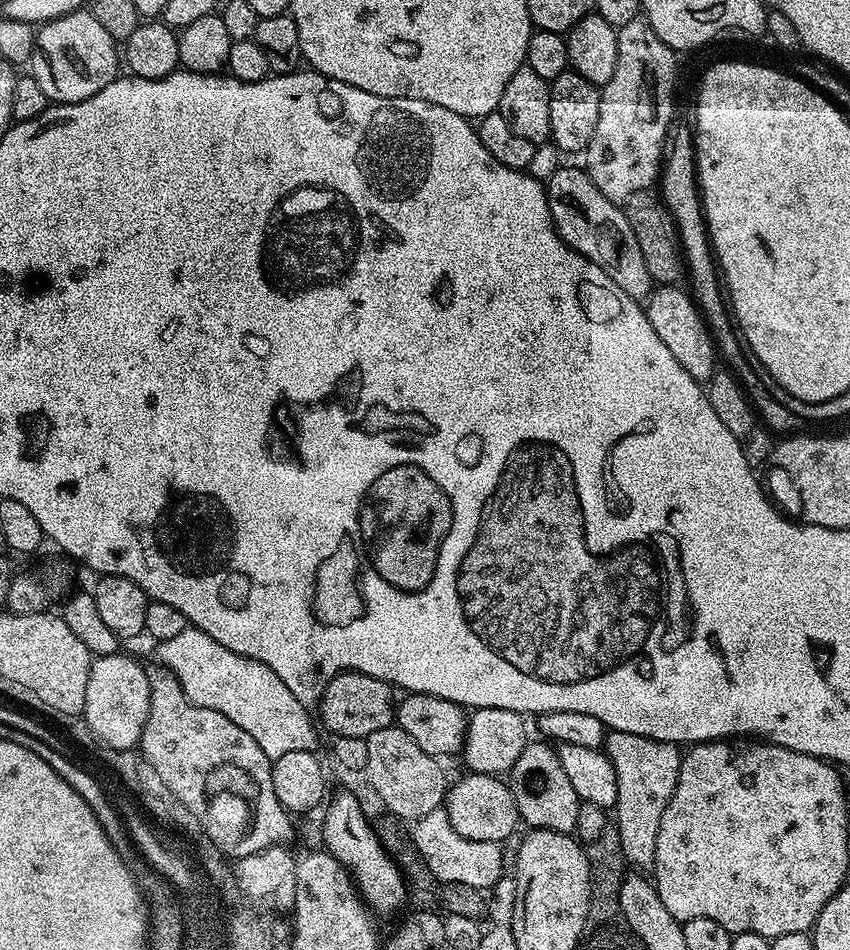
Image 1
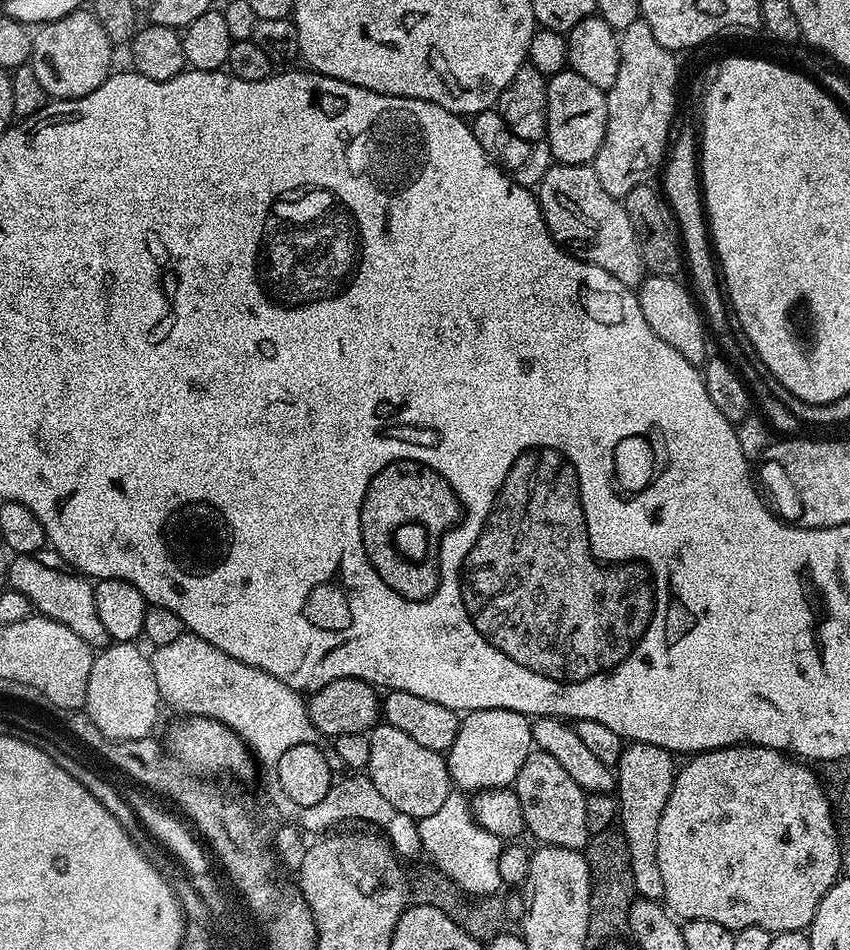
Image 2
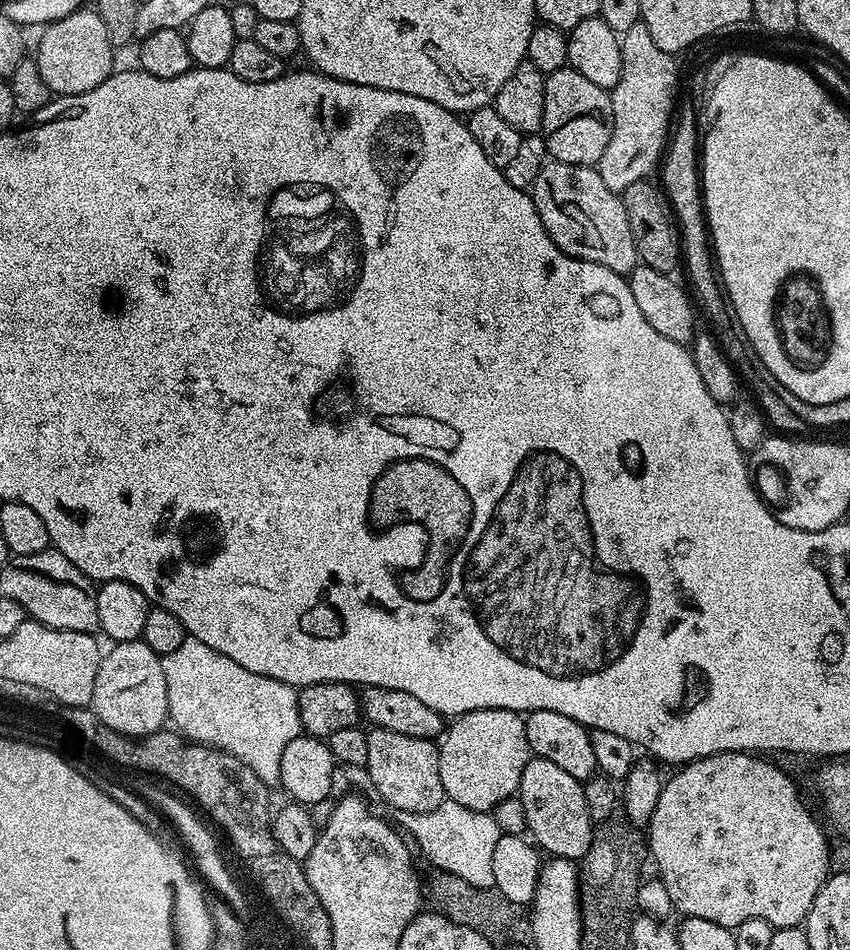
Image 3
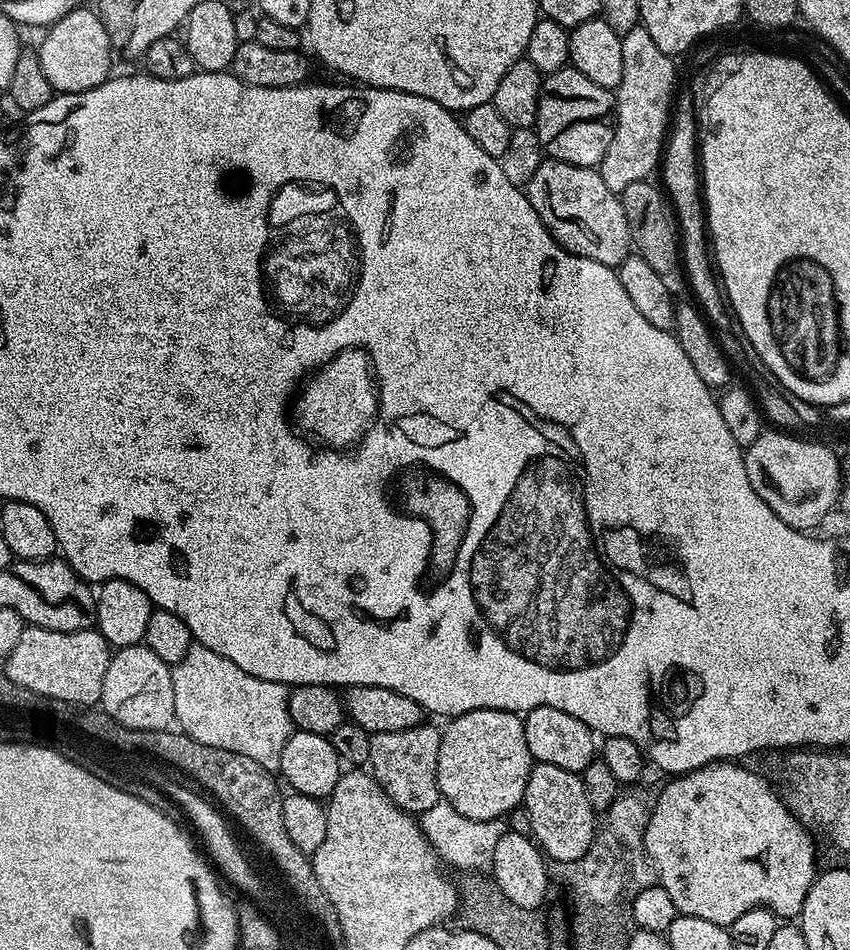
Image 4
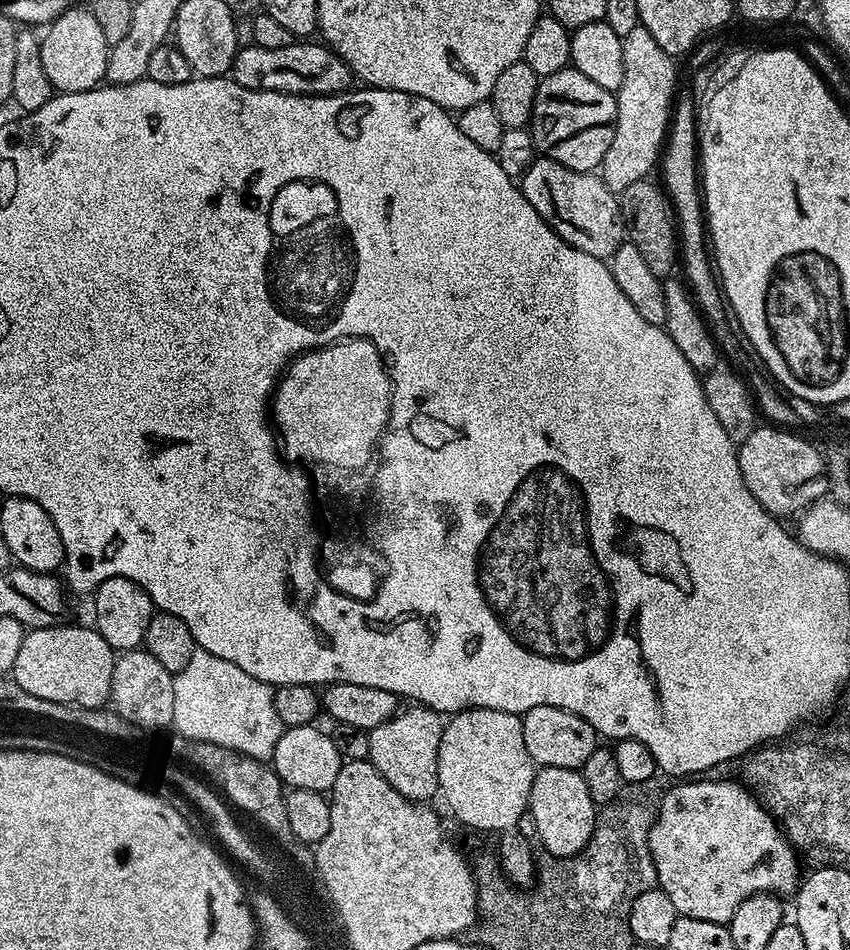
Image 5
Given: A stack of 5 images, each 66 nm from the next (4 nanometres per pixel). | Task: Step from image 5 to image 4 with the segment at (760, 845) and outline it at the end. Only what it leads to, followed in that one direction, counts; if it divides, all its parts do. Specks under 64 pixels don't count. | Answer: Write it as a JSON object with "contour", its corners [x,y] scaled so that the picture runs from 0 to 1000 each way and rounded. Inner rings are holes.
{"contour":[[[844,802],[832,804],[815,813],[795,815],[791,821],[776,834],[776,839],[766,847],[766,859],[758,875],[758,894],[762,896],[762,904],[774,923],[774,931],[782,935],[793,949],[796,961],[802,964],[815,964],[816,966],[831,966],[831,971],[840,971],[860,975],[878,958],[888,956],[904,956],[915,966],[940,965],[944,954],[948,949],[948,941],[953,933],[960,927],[962,913],[960,914],[960,888],[955,885],[956,878],[949,871],[941,866],[936,857],[927,852],[926,845],[893,817],[880,808],[874,808],[871,802]]]}

